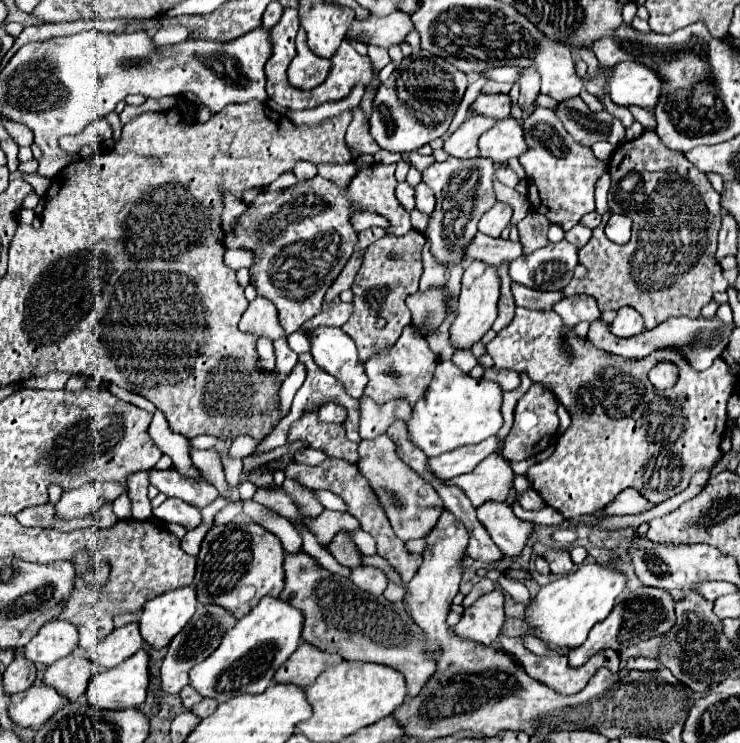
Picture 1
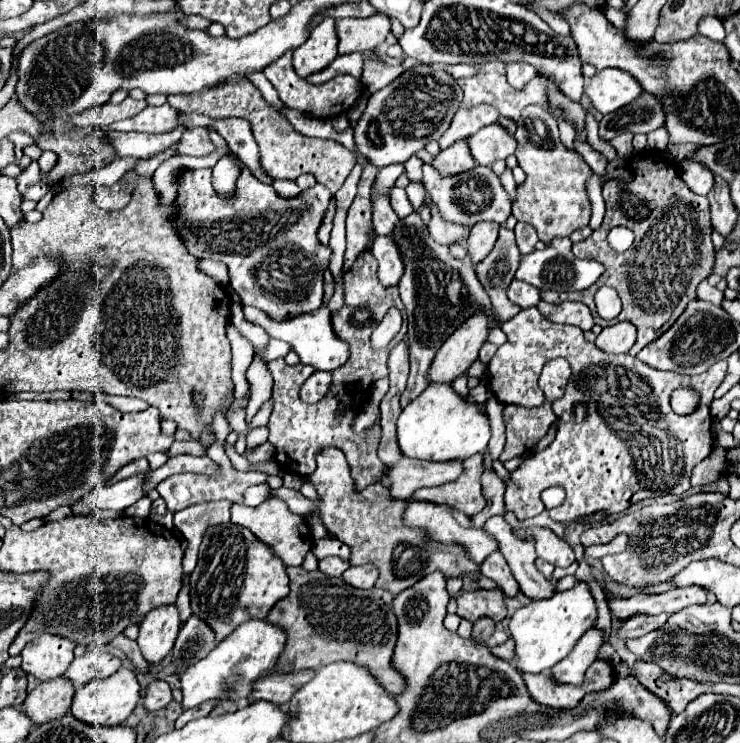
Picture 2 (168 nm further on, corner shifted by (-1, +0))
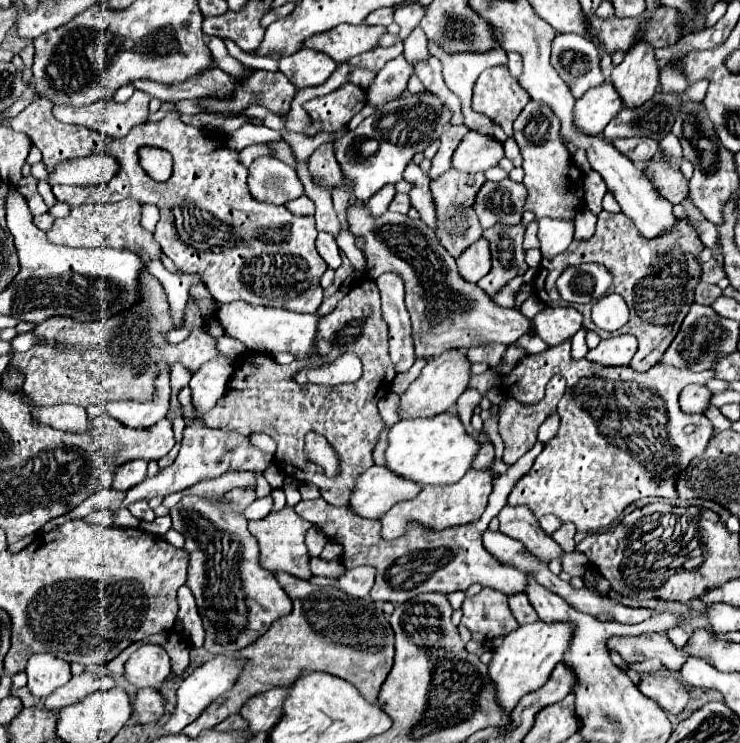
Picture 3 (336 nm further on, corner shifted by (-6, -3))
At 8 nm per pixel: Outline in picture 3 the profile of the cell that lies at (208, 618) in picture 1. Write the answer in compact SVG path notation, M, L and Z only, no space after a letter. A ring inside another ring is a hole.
M138 689L136 699L132 703L132 709L134 709L134 721L138 721L138 723L158 721L164 715L164 695L162 695L162 691Z

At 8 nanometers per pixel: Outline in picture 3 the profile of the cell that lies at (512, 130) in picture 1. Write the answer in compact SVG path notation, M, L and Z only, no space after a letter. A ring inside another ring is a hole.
M470 131L452 157L452 167L468 173L486 171L504 157L504 147L490 135Z

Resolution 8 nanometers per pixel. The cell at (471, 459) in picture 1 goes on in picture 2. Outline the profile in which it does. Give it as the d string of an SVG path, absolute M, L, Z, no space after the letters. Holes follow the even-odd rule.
M403 458L399 464L385 468L391 476L389 496L393 500L409 500L409 496L423 486L441 486L455 480L463 472L463 462L425 462Z

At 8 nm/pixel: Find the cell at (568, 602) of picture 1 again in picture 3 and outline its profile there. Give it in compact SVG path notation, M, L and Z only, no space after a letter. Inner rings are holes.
M534 621L520 625L516 631L508 633L504 643L494 649L494 657L488 665L490 679L496 683L498 701L506 707L506 711L512 711L516 703L530 691L536 691L542 687L550 673L554 671L554 665L558 665L564 659L564 653L570 649L572 637L574 637L576 625L572 623L546 623L546 621Z

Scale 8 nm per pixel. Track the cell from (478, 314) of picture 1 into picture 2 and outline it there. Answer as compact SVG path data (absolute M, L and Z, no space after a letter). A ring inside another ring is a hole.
M473 314L467 324L459 326L437 350L431 368L427 370L429 384L451 384L463 376L477 360L479 348L487 340L487 316Z

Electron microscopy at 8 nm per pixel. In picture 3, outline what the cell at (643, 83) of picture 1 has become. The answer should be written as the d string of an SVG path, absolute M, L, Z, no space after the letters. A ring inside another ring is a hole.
M610 81L592 87L576 101L576 127L588 135L604 131L608 121L624 109L624 101Z

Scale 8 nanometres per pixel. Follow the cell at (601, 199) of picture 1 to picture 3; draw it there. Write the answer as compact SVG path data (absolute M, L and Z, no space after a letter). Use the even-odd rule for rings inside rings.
M496 65L482 71L474 83L474 111L488 115L506 131L508 137L512 137L512 123L528 101L528 91L524 91L522 85L508 75L506 65Z

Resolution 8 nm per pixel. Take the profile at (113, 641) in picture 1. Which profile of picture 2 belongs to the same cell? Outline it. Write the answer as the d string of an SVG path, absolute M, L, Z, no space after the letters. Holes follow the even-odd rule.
M95 648L95 650L85 652L81 658L75 658L63 676L71 680L75 688L79 688L91 680L109 678L113 672L119 670L119 666L121 666L119 658Z

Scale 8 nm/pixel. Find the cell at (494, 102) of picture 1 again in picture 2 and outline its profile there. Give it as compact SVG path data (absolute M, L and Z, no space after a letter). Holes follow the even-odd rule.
M481 104L477 108L457 110L453 120L451 120L451 126L439 138L439 148L445 150L445 148L453 146L457 140L463 140L463 138L475 134L483 126L495 124L497 118L499 118L499 112L495 108L491 108L491 106L487 106L487 104Z

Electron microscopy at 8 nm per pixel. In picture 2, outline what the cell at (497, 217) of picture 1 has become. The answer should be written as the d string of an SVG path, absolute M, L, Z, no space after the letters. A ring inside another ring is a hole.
M479 222L471 228L469 238L465 240L465 250L471 264L479 264L491 252L497 240L497 230L499 230L499 224L495 222Z

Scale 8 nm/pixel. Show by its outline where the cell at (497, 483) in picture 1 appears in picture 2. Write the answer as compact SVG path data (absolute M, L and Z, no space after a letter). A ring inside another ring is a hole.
M475 454L463 462L463 472L457 480L435 488L419 488L413 492L411 500L445 504L449 508L465 512L467 516L475 516L485 508L485 498L481 492L481 472L483 456Z

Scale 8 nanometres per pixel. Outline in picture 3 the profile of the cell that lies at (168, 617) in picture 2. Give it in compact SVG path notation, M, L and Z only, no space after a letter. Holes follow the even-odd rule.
M144 643L126 661L126 677L140 687L160 689L162 681L170 673L170 657L162 645Z

